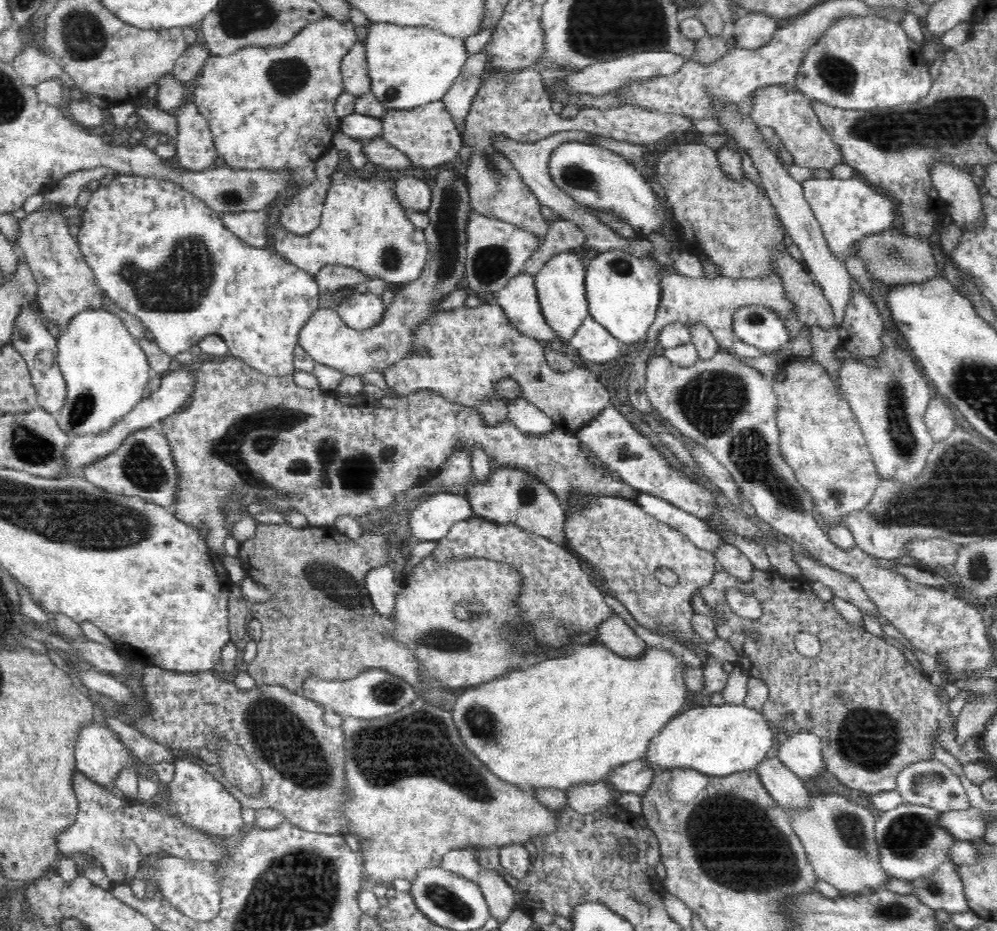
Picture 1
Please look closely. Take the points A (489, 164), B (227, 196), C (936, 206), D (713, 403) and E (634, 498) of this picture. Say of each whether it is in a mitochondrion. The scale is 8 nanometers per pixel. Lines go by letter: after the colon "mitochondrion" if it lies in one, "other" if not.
A: mitochondrion
B: mitochondrion
C: other
D: mitochondrion
E: other

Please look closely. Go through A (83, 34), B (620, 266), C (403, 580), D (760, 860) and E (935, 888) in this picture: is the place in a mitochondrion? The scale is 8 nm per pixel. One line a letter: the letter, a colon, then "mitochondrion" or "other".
A: mitochondrion
B: mitochondrion
C: other
D: mitochondrion
E: mitochondrion

